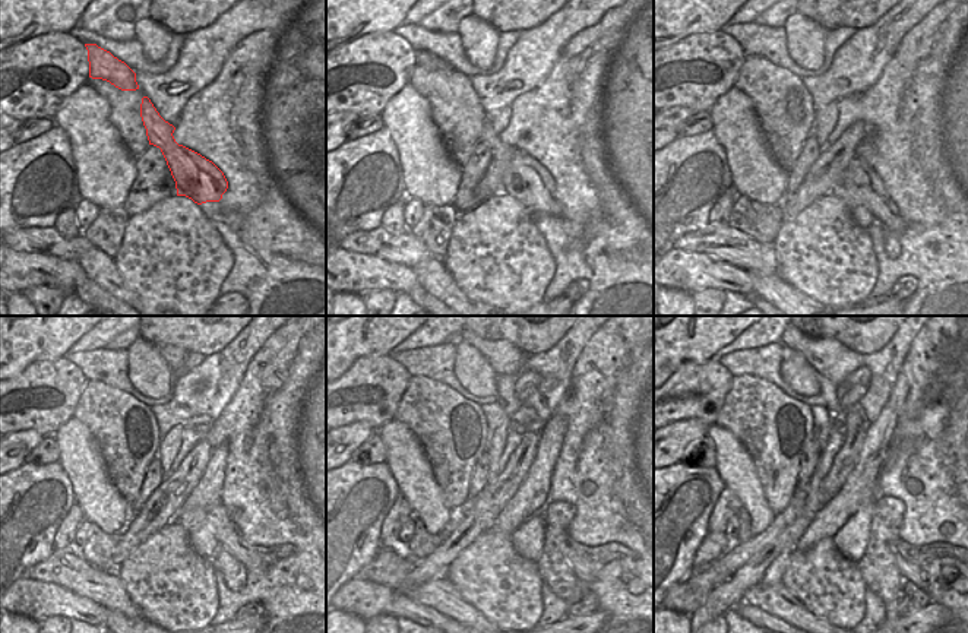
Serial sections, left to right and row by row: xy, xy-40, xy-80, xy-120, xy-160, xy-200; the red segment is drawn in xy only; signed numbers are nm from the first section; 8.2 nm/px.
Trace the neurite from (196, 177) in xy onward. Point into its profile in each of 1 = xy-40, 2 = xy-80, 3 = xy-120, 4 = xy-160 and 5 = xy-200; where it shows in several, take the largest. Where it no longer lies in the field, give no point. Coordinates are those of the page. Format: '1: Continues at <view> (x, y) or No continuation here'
1: Continues at xy-40 (527, 180)
2: Continues at xy-80 (859, 184)
3: Continues at xy-120 (225, 531)
4: Continues at xy-160 (579, 563)
5: Continues at xy-200 (908, 566).

